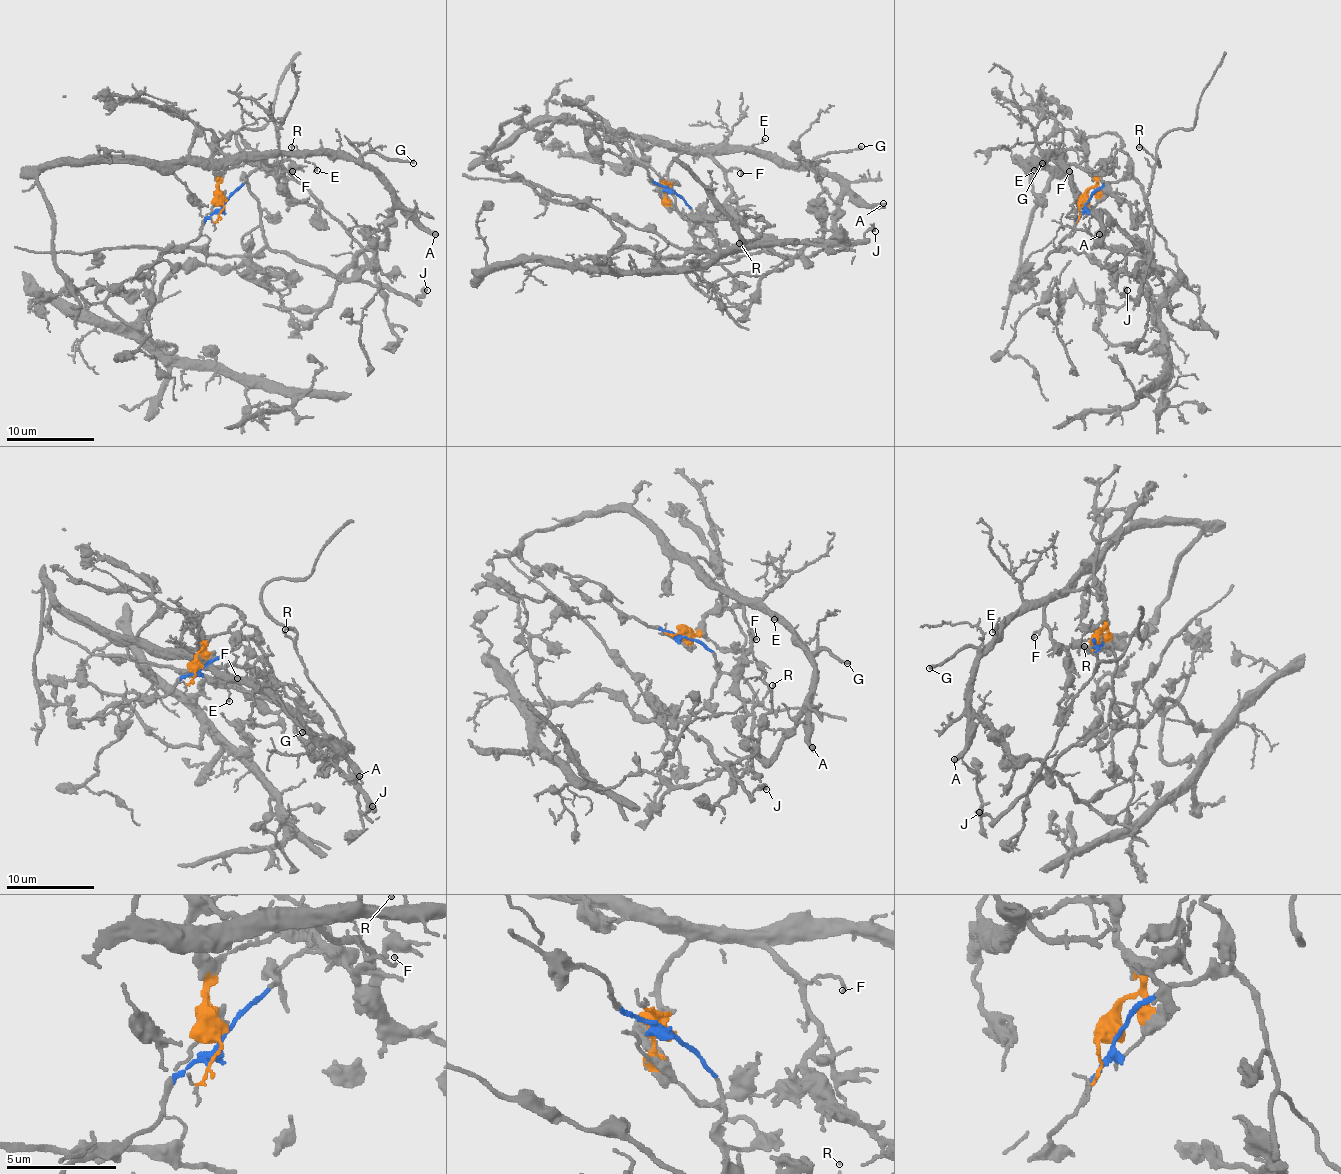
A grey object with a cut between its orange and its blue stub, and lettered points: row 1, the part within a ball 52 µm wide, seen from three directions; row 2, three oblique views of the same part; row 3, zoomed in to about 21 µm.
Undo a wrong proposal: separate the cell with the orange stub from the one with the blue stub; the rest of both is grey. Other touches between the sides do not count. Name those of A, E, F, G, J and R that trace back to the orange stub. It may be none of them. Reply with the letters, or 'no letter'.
A, E, F, G

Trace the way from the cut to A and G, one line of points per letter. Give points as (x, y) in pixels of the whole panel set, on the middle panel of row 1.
A: (673, 192), (666, 200), (660, 192), (666, 170), (684, 152), (770, 152), (838, 176), (868, 205), (884, 203)
G: (673, 192), (666, 200), (660, 192), (684, 152), (752, 150), (811, 163), (862, 145)

